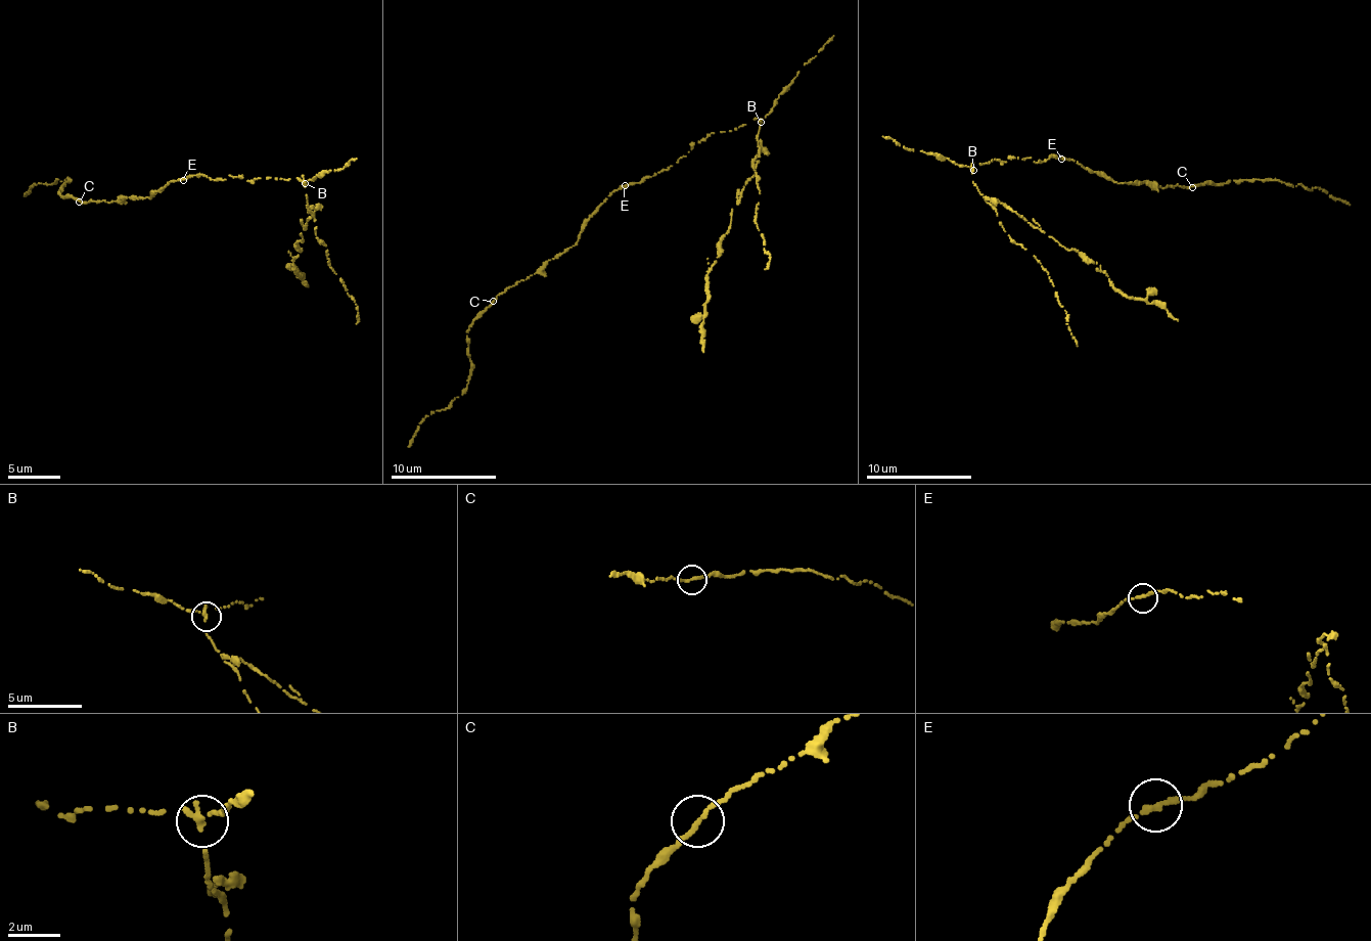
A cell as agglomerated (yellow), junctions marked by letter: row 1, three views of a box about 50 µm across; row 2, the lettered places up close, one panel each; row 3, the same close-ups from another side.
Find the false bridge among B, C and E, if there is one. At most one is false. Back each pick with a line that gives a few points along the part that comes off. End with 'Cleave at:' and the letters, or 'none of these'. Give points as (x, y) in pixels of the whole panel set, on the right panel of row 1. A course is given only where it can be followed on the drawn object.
B: Course of the part to remove: (974, 169), (973, 185), (984, 196), (1005, 204), (1049, 237), (1077, 250), (1128, 296), (1159, 302), (1177, 321)
Cleave at: B

